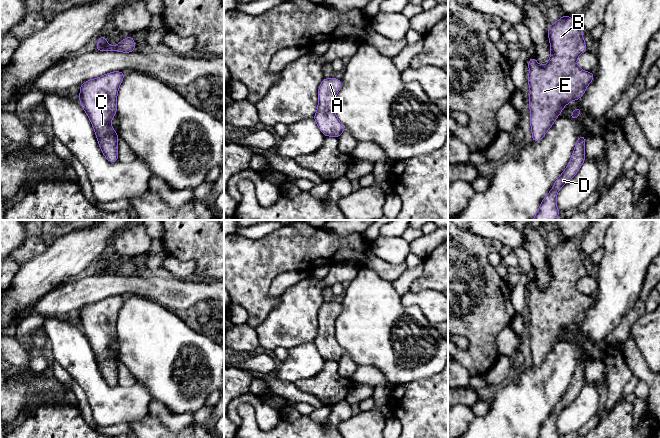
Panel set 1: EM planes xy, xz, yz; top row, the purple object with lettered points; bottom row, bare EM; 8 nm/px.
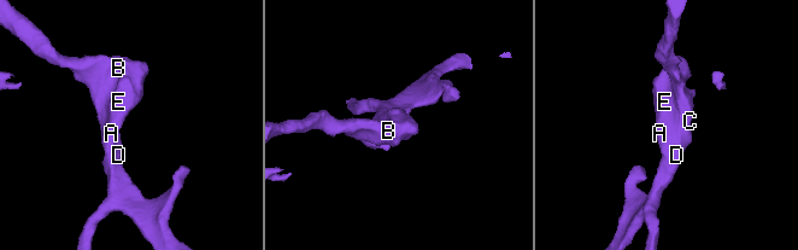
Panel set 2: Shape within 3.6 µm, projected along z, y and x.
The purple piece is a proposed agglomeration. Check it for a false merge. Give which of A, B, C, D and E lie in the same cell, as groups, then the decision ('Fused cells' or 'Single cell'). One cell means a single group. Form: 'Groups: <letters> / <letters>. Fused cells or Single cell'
Groups: A B C D E. Single cell

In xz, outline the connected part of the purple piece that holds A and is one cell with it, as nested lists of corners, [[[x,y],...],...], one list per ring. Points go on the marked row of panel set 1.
[[[324,78],[318,88],[318,108],[313,119],[325,137],[338,138],[345,131],[335,113],[335,97],[341,87],[340,79]]]

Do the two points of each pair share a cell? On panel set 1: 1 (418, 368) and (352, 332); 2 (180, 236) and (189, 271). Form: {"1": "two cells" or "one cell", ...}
{"1": "one cell", "2": "two cells"}

